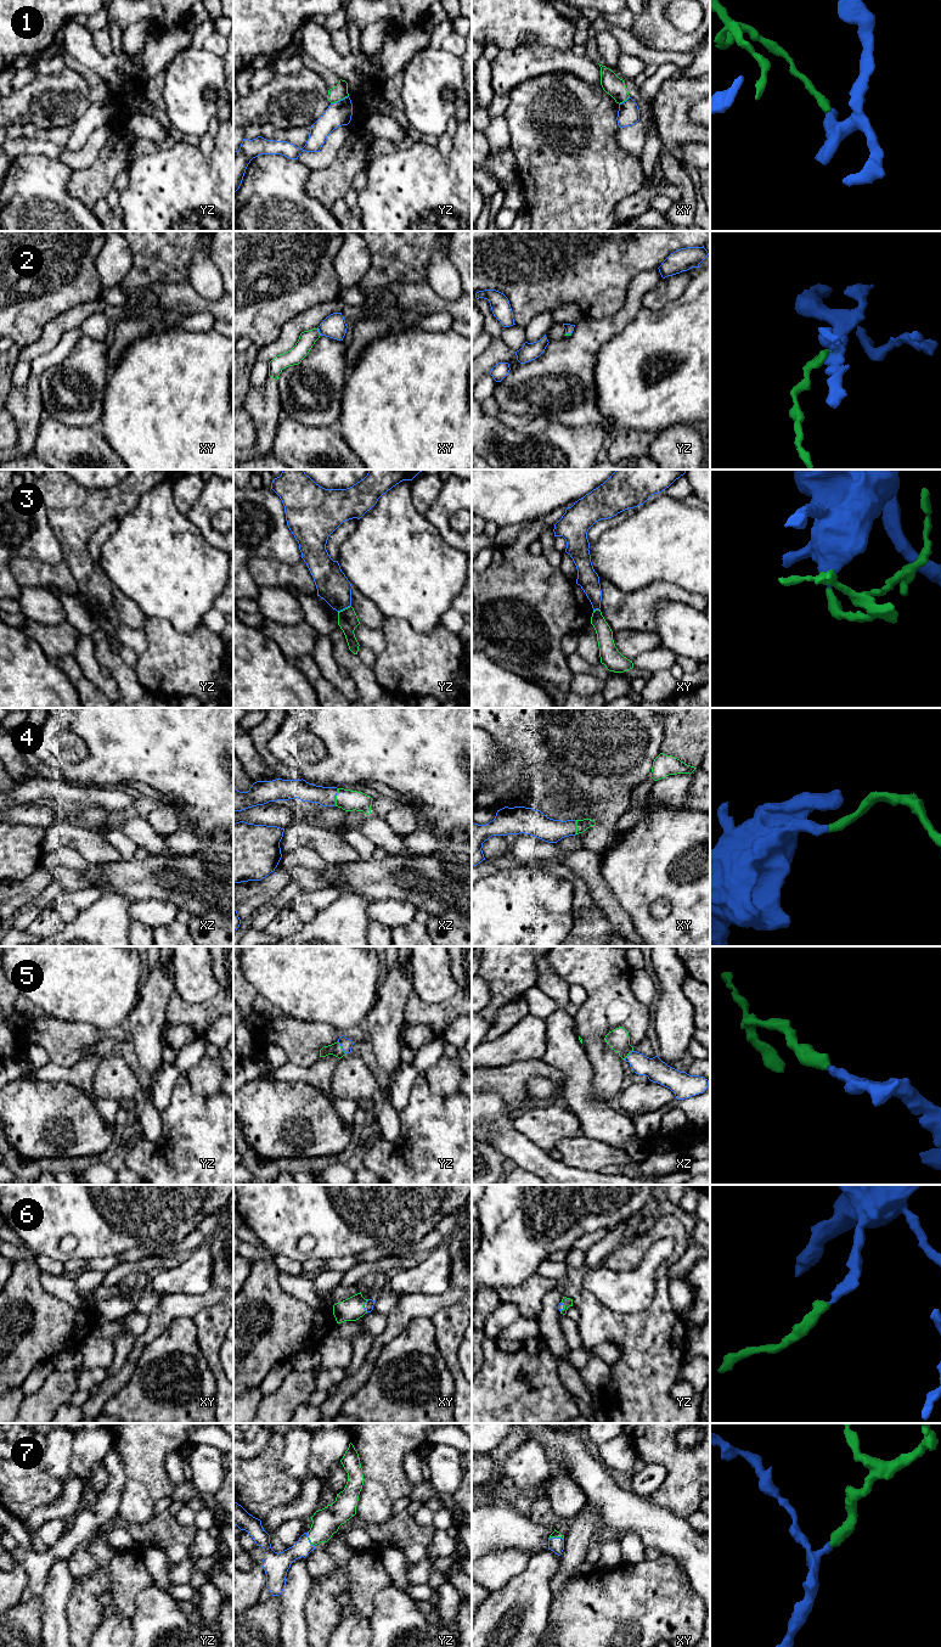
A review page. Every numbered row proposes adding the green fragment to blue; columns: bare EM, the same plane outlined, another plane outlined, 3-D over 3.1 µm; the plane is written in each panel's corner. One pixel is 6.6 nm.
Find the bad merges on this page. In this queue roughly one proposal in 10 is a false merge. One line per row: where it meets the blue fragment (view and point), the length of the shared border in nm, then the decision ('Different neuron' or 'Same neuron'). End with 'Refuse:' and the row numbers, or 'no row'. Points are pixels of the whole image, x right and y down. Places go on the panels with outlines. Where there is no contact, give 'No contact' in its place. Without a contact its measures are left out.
1: Touches blue at yz (341, 100). Shared border 130 nm. Different neuron
2: Touches blue at xy (319, 331). Shared border 60 nm. Same neuron
3: Touches blue at yz (344, 608). Shared border 100 nm. Different neuron
4: Touches blue at xz (334, 797). Shared border 110 nm. Same neuron
5: Touches blue at yz (342, 1047). Shared border 110 nm. Same neuron
6: Touches blue at xy (364, 1305). Shared border 90 nm. Same neuron
7: Touches blue at yz (309, 1540). Shared border 110 nm. Same neuron
Refuse: 1, 3

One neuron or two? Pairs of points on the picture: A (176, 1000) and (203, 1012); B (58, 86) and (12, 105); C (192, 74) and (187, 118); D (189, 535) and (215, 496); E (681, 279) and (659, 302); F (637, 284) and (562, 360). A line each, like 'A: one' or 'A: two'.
A: one
B: one
C: one
D: two
E: one
F: one

